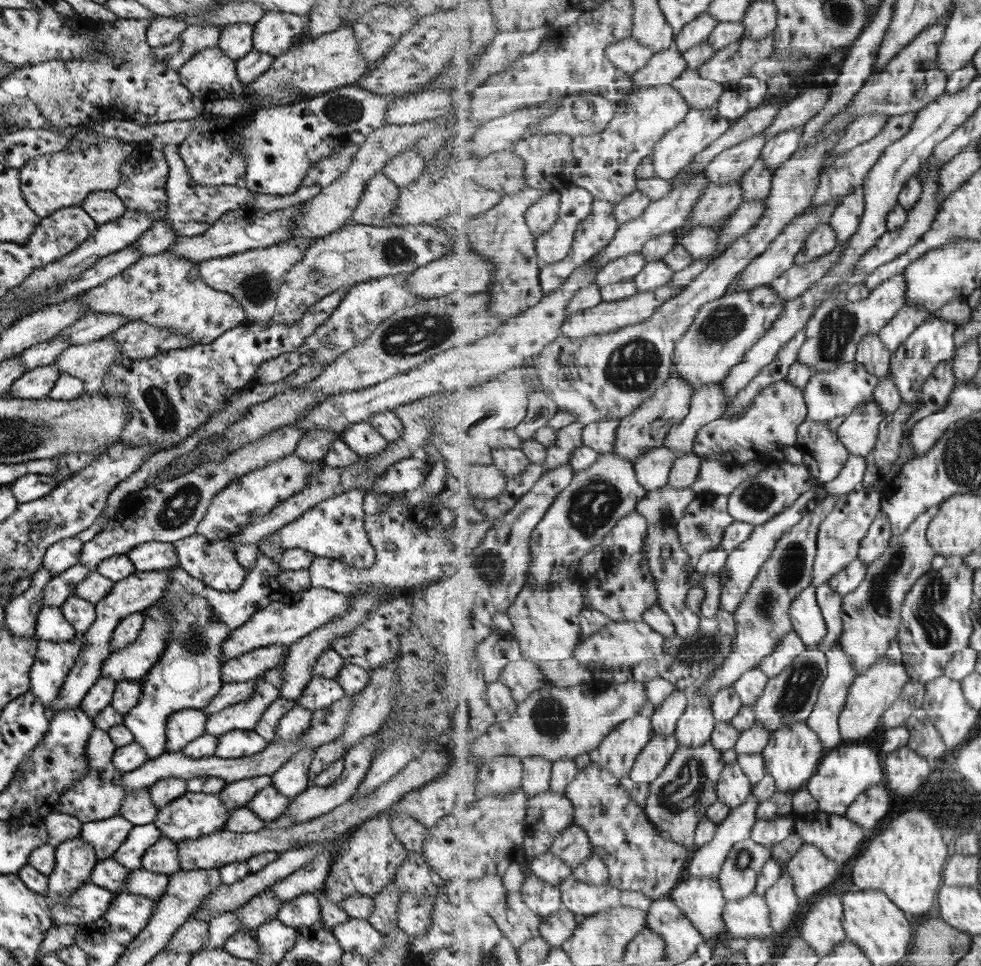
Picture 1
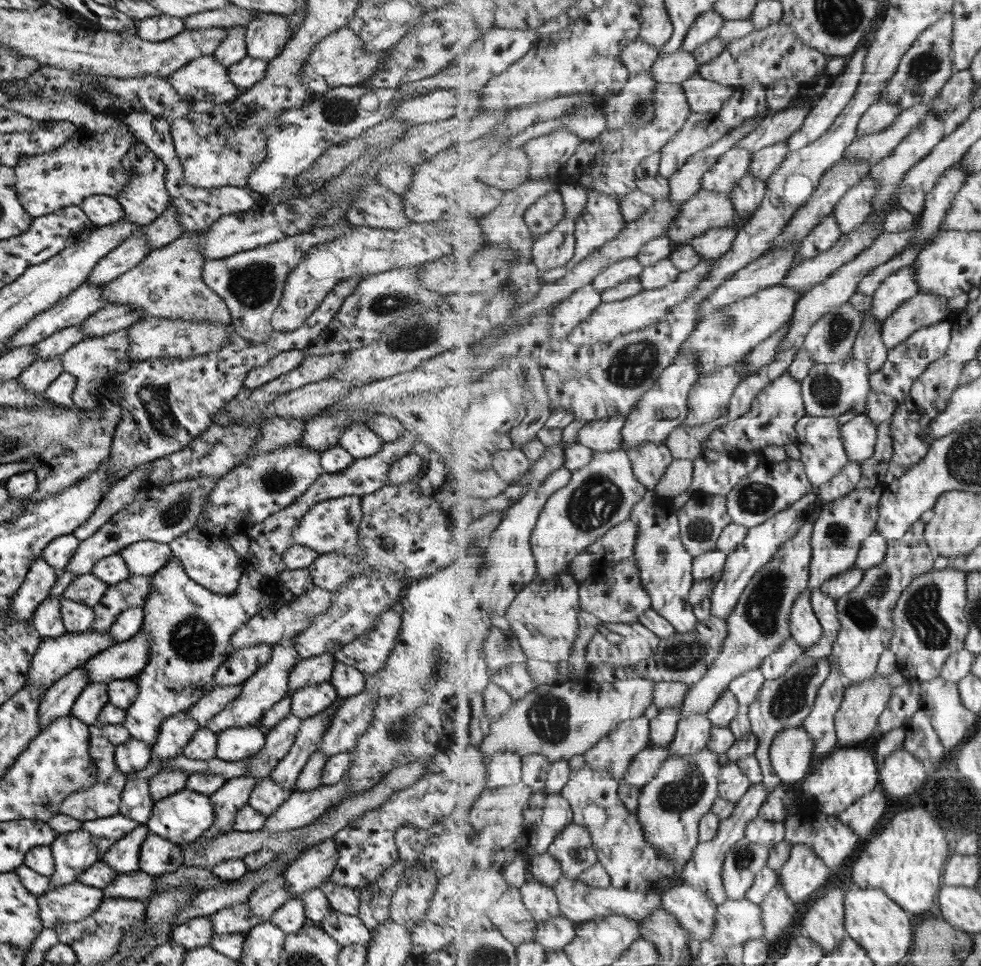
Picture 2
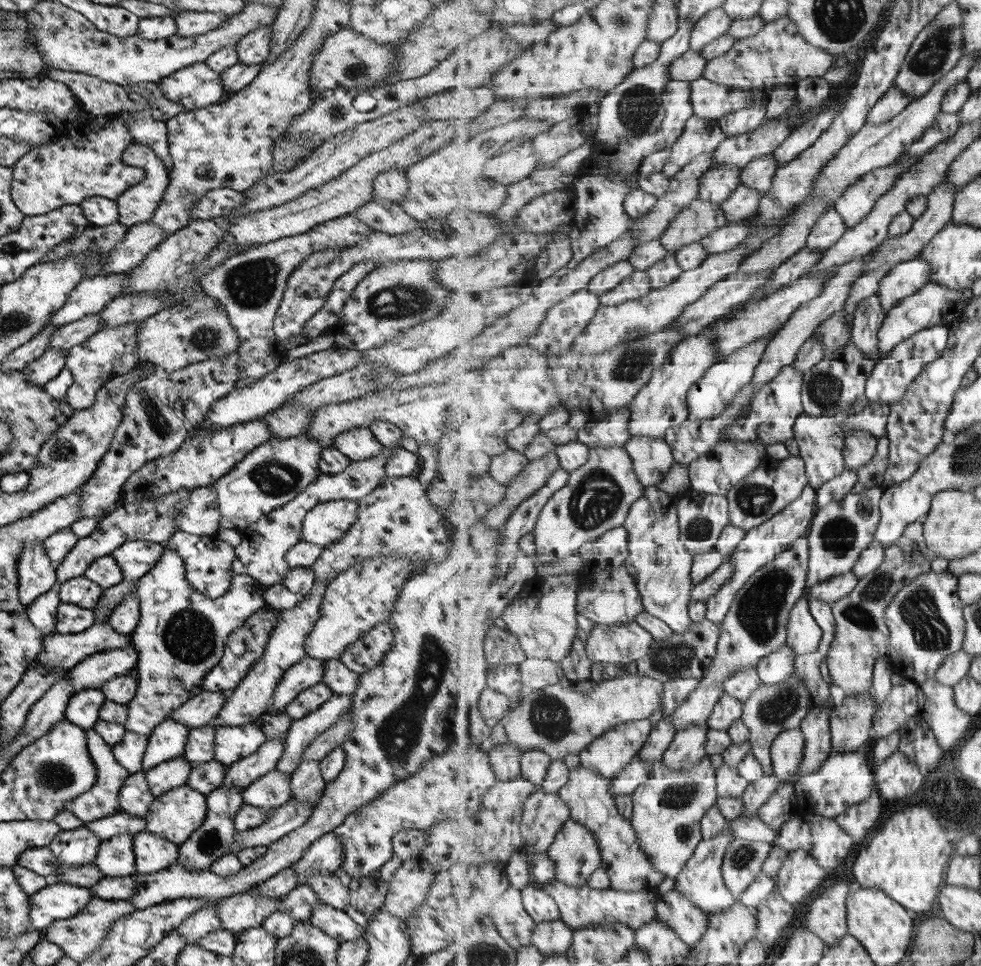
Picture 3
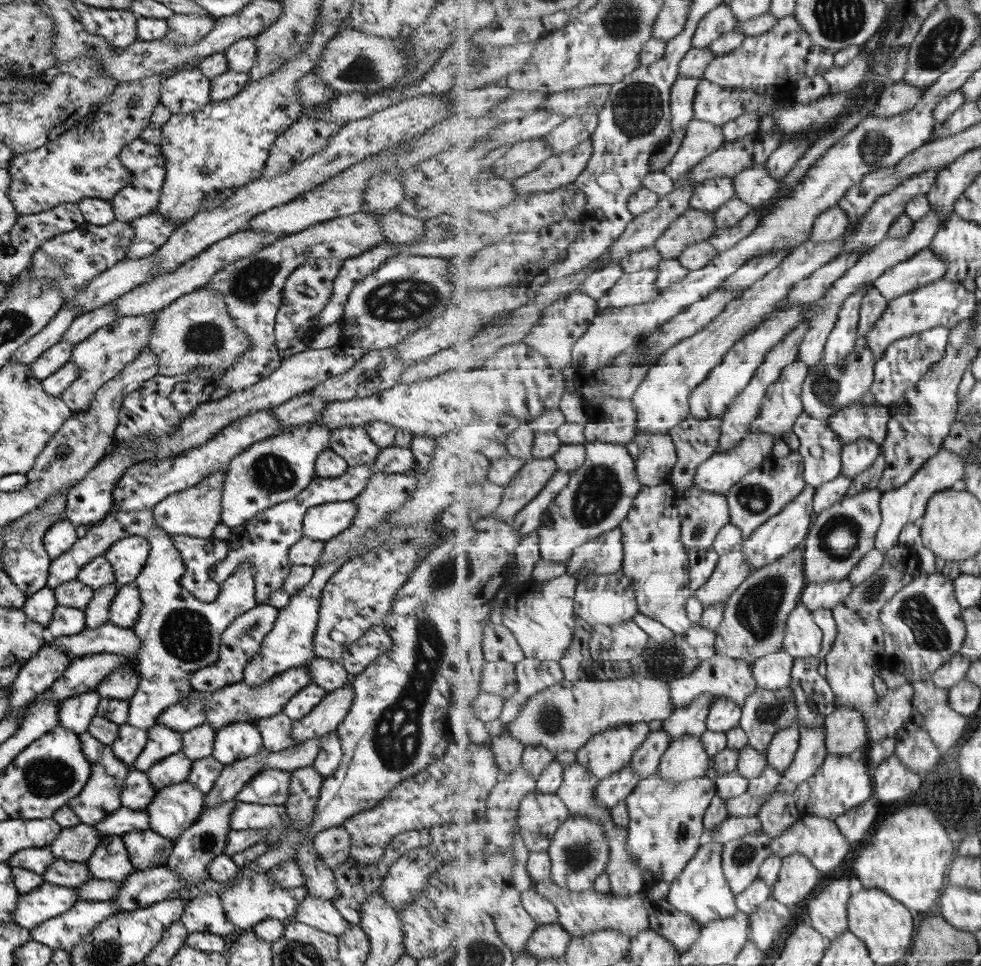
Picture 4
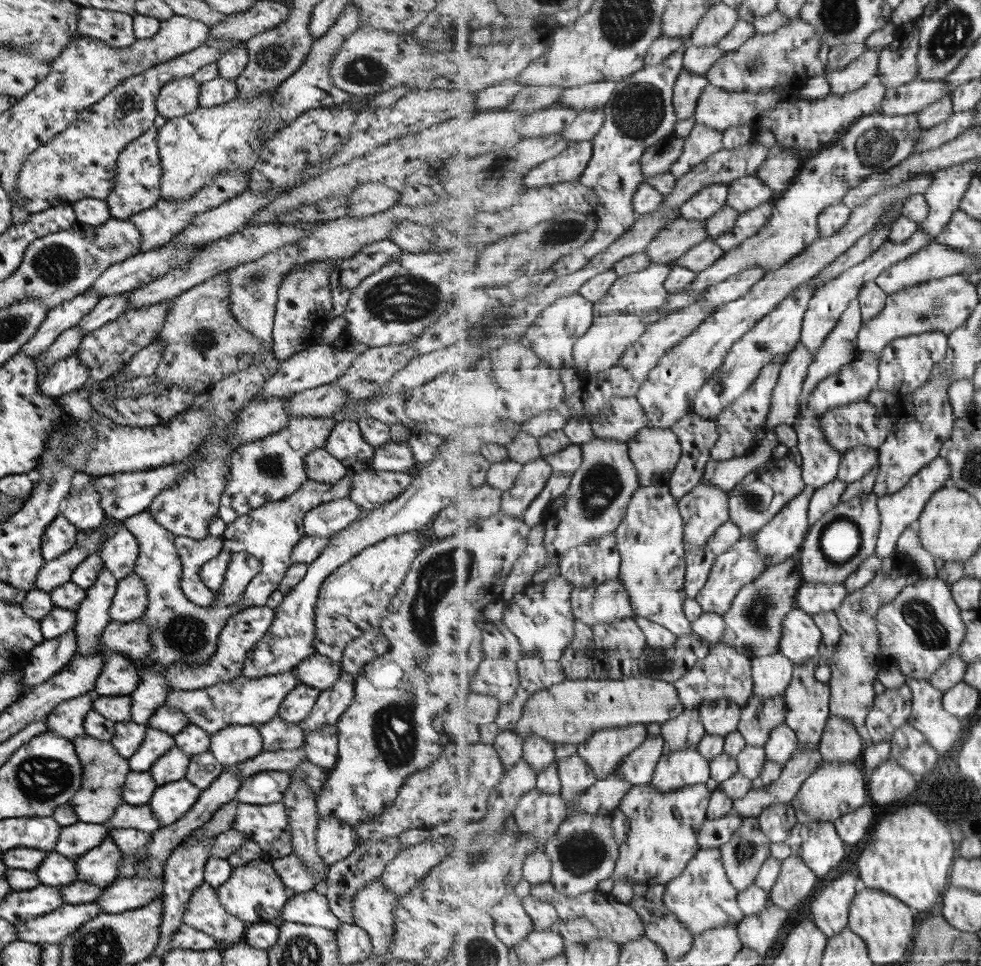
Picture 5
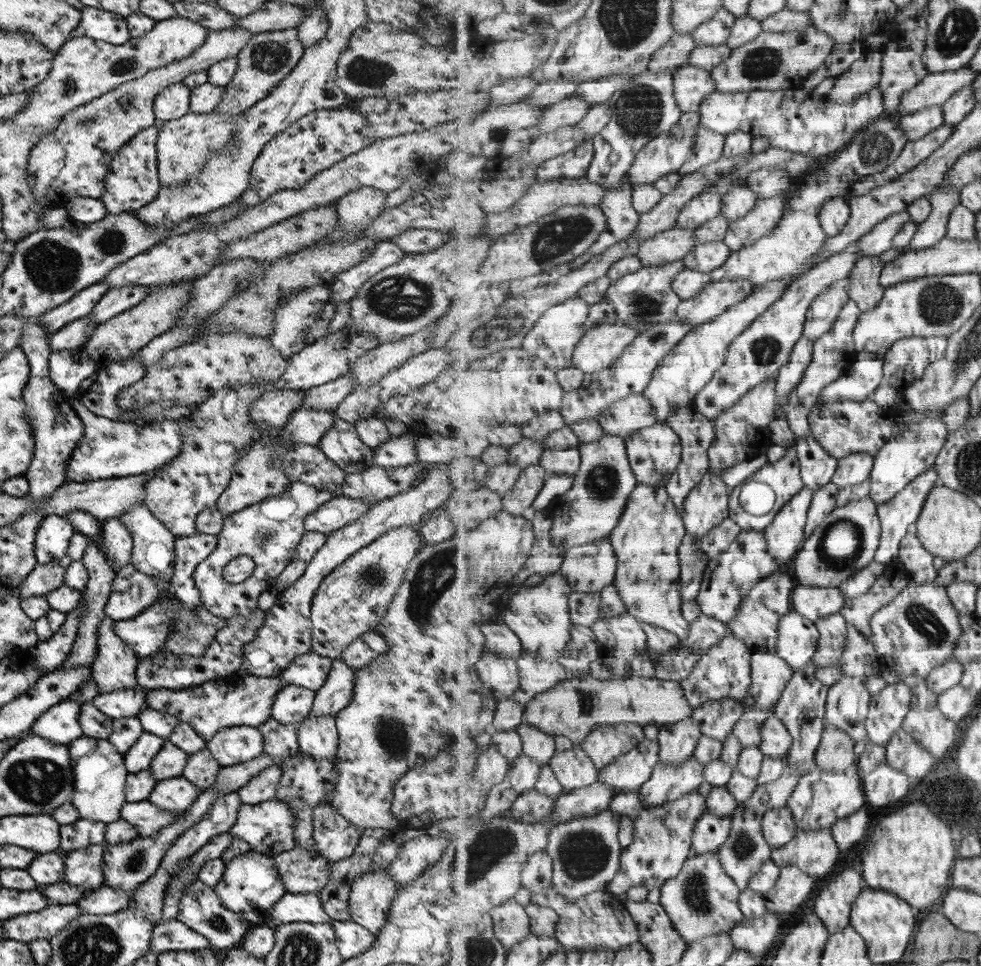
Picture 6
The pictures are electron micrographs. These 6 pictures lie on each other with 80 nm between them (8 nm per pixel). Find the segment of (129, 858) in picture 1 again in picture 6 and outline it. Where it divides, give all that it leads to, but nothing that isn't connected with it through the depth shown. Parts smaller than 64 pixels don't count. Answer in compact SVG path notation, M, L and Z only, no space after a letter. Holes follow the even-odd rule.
M89 845L69 852L59 852L62 857L62 882L84 890L101 886L102 848L101 845Z

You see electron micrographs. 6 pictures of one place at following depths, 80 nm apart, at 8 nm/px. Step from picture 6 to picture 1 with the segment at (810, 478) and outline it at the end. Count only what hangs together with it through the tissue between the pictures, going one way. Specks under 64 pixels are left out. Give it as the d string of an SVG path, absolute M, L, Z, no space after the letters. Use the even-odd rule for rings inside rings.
M806 419L803 424L800 424L797 447L803 452L804 464L810 470L816 485L830 483L835 480L852 455L849 449L841 442L840 436L830 429L828 422L823 421Z

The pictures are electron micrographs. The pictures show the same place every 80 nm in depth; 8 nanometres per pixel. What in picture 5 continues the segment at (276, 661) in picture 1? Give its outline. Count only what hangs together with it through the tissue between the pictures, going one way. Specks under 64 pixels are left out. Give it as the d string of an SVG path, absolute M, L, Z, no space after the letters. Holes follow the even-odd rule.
M268 606L247 607L237 614L229 616L226 624L219 631L215 652L203 664L171 664L165 670L164 678L168 680L172 690L197 690L219 684L239 676L242 672L245 658L253 651L253 645L264 634L270 625L273 615Z

